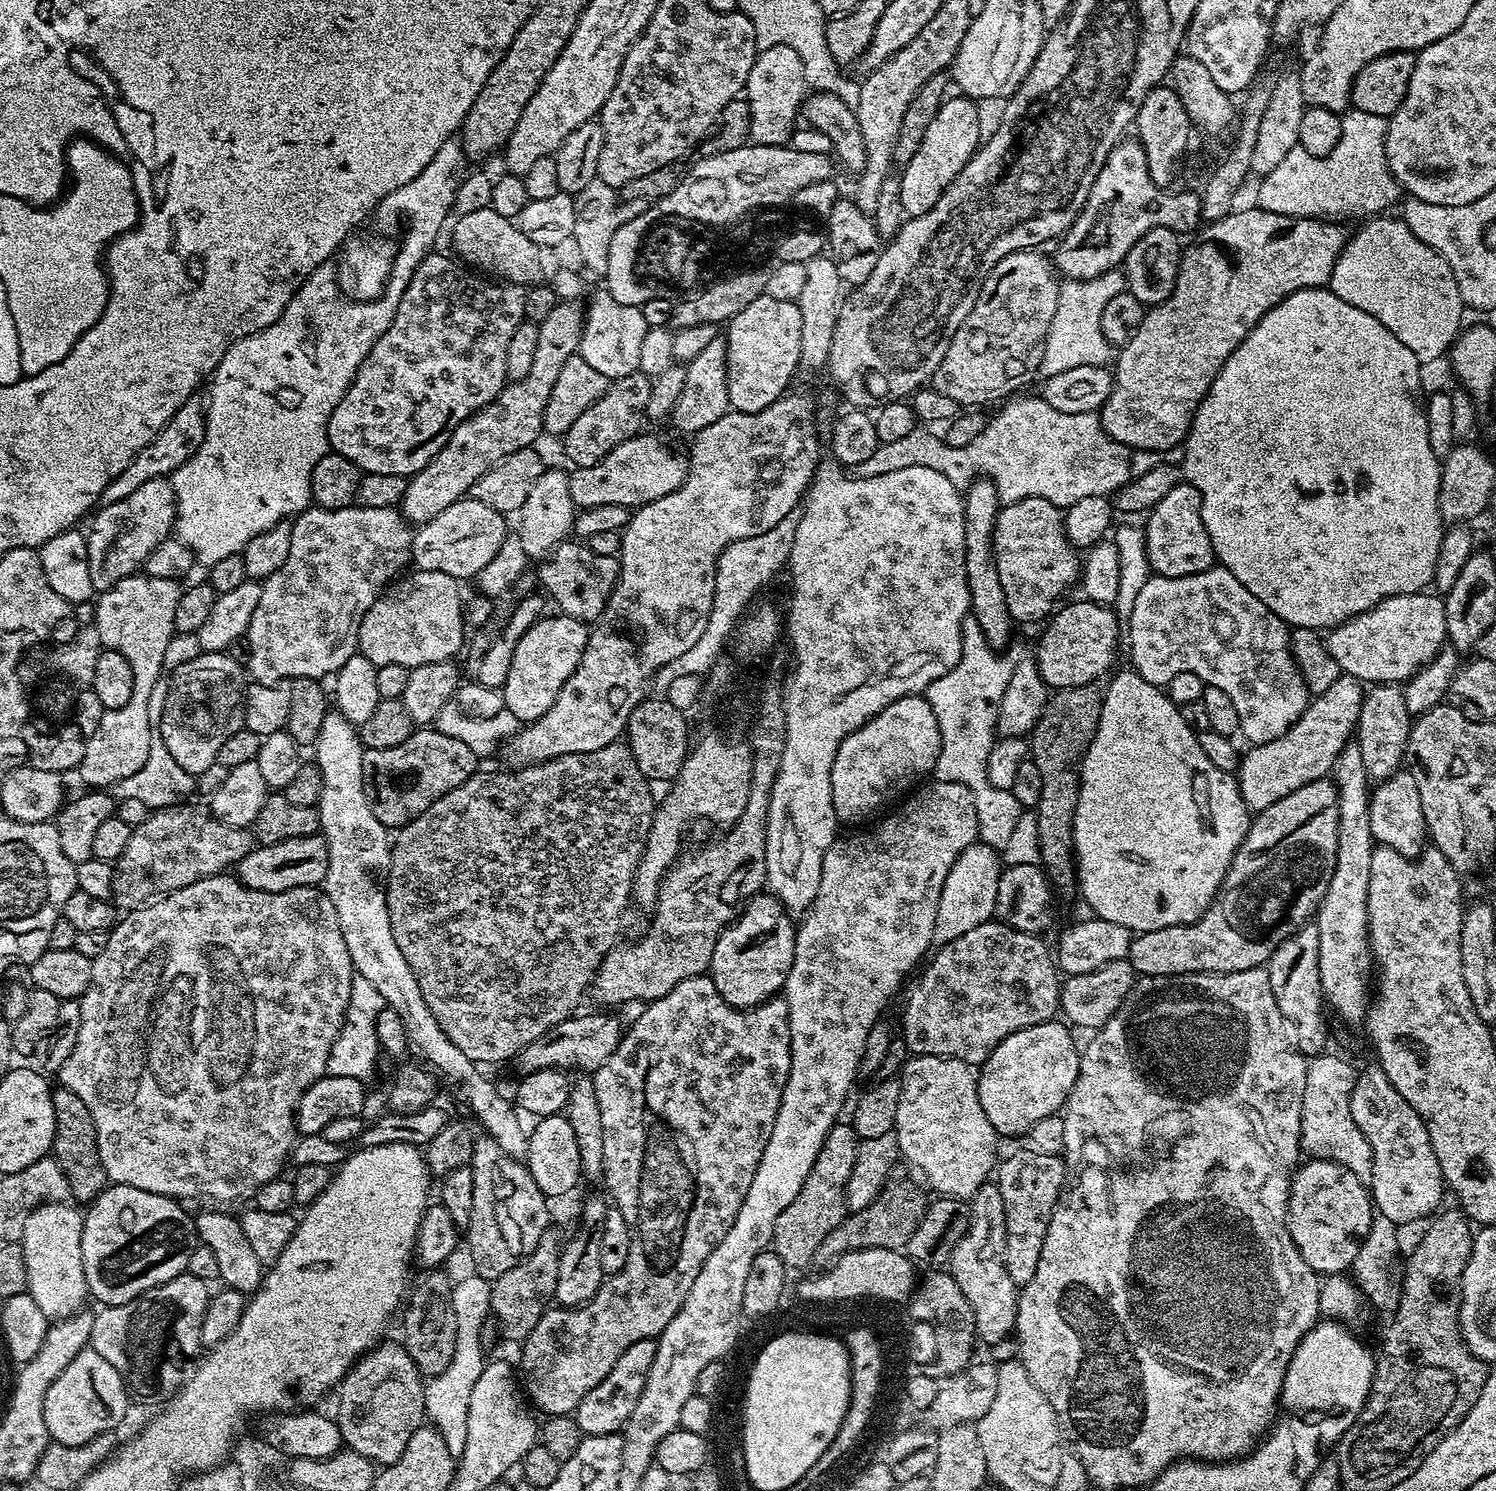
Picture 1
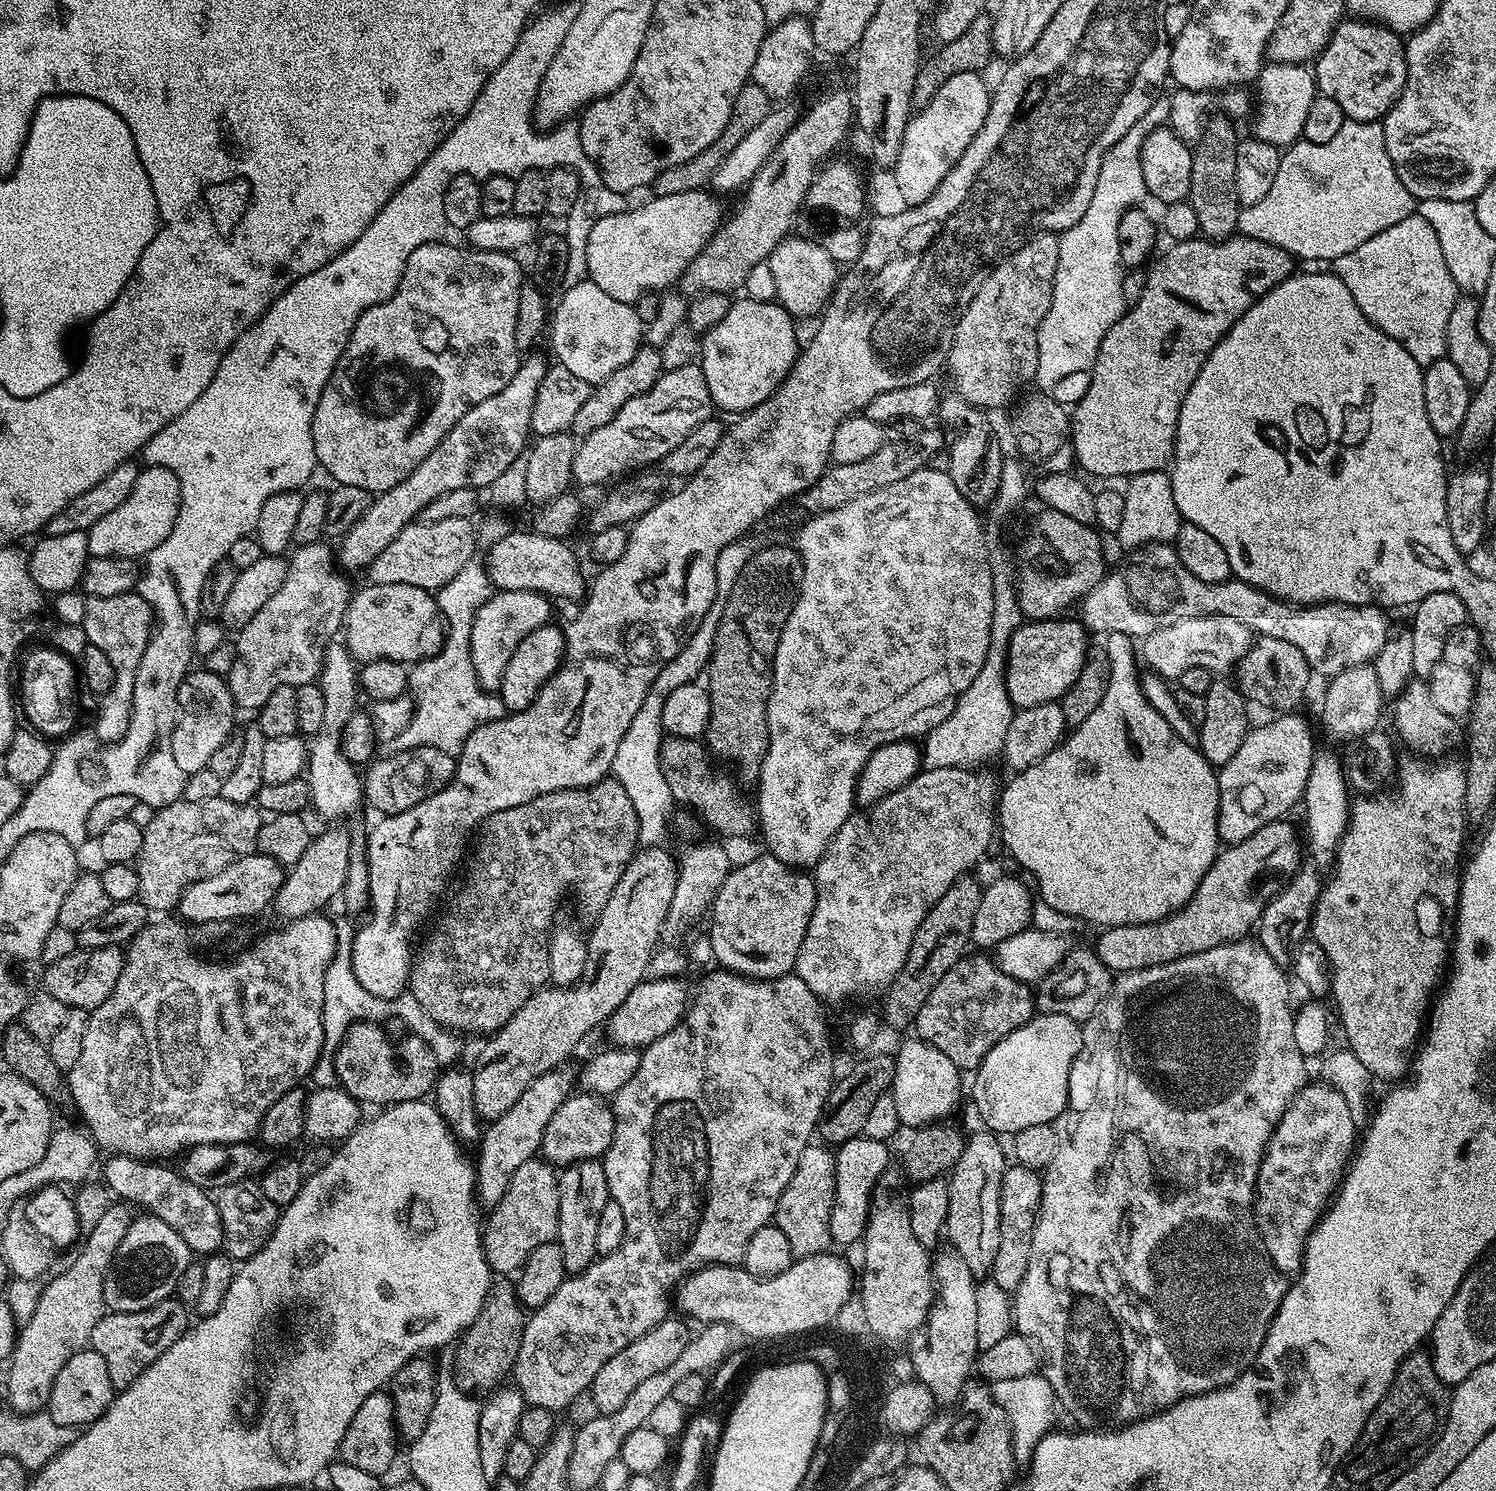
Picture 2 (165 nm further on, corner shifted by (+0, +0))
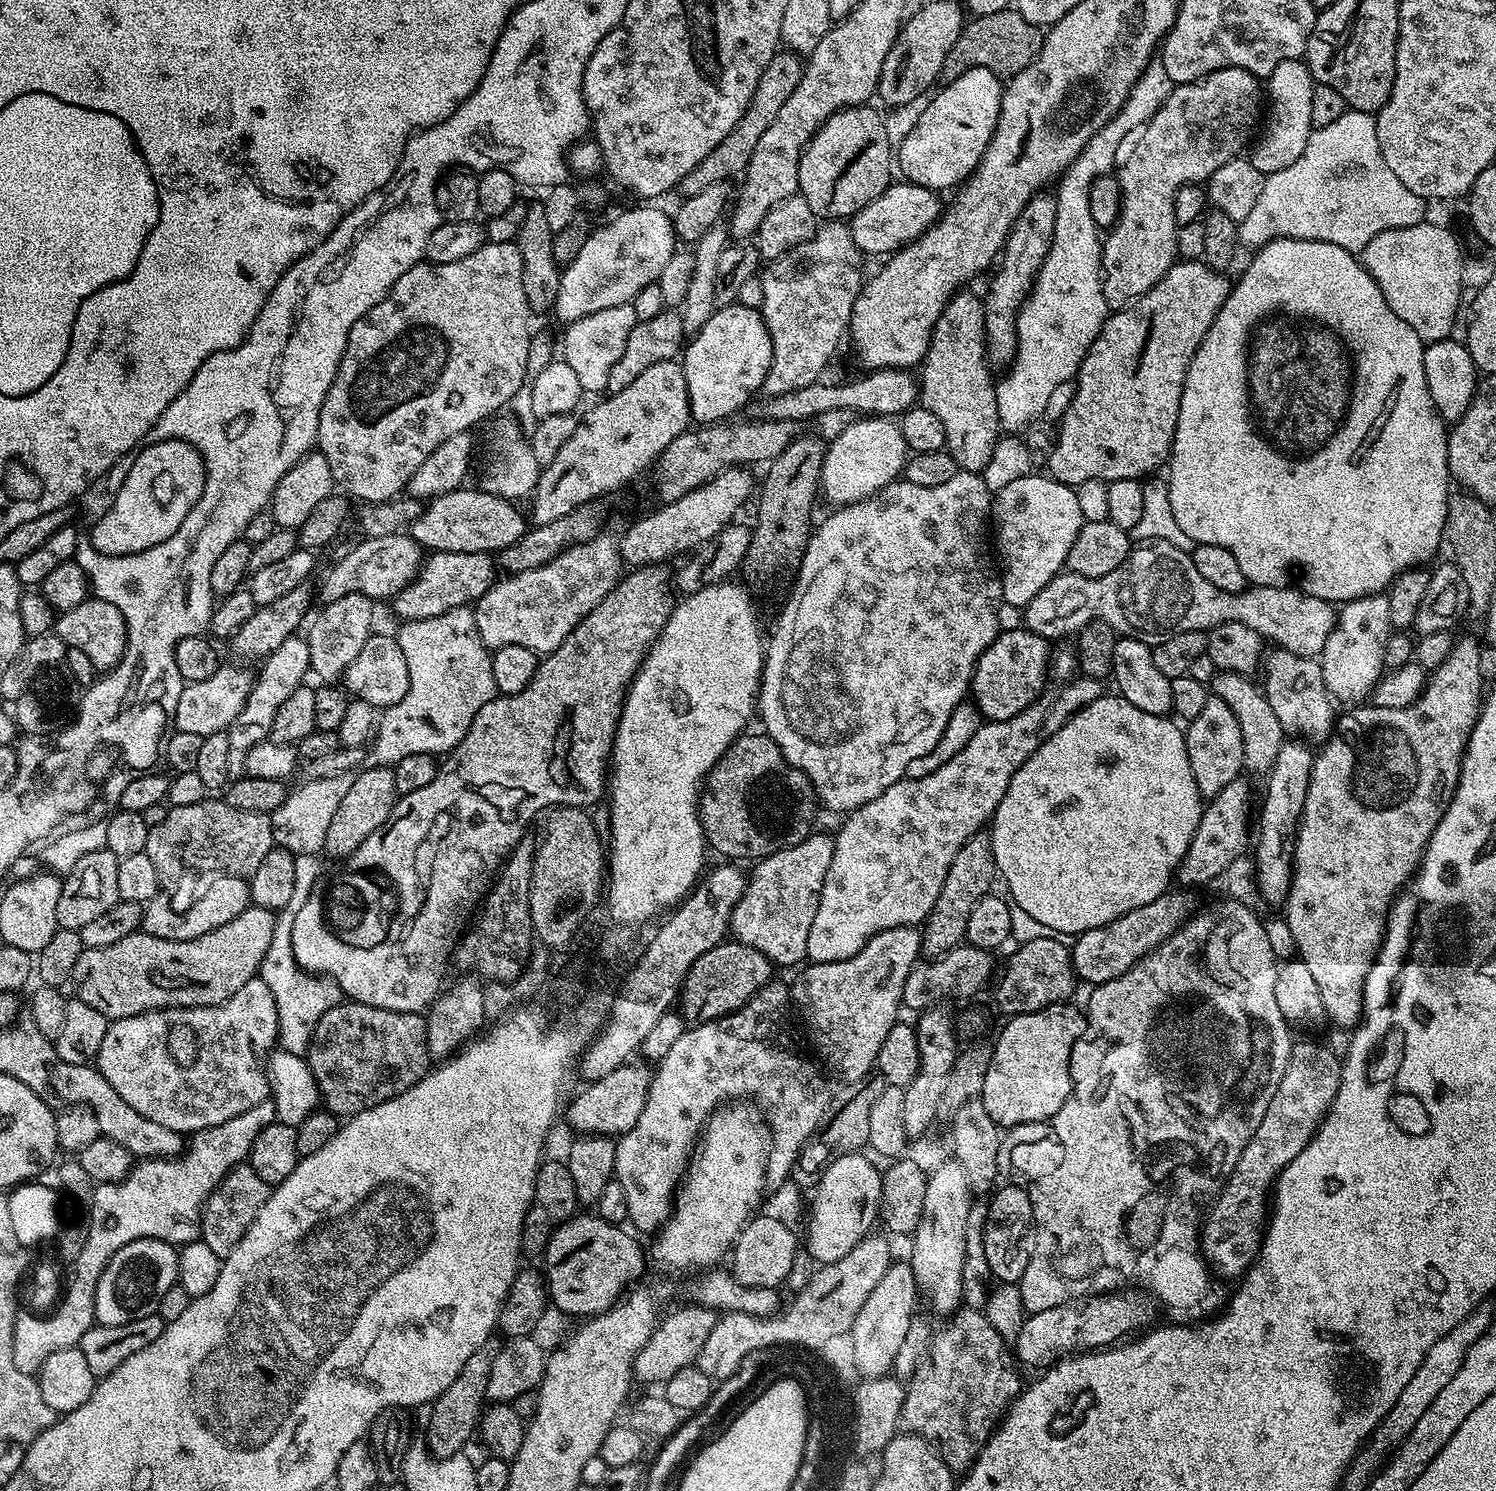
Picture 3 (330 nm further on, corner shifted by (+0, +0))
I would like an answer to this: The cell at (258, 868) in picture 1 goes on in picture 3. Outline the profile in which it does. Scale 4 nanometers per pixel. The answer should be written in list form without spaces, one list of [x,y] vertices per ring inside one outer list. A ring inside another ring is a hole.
[[[213,875],[205,884],[208,885],[205,886],[204,893],[185,912],[175,912],[171,902],[166,898],[167,895],[161,894],[149,900],[144,905],[144,917],[140,923],[143,932],[154,938],[186,942],[190,938],[202,938],[202,934],[210,934],[210,930],[226,926],[226,922],[234,922],[238,914],[242,914],[250,907],[252,895],[245,877]]]

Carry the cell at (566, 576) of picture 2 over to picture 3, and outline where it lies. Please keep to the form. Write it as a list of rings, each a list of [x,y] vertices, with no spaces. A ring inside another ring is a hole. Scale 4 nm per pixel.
[[[432,552],[421,563],[420,572],[394,598],[401,621],[432,618],[452,608],[463,608],[480,600],[498,579],[498,564],[486,552]]]

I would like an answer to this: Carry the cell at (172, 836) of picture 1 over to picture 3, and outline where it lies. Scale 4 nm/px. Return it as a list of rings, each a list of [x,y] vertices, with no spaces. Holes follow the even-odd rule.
[[[227,799],[220,800],[196,800],[193,804],[180,804],[169,807],[166,819],[163,822],[158,822],[158,826],[149,828],[148,837],[146,838],[146,846],[144,853],[150,858],[150,862],[154,862],[154,870],[158,870],[158,878],[161,885],[180,884],[183,880],[188,880],[191,876],[204,876],[203,878],[211,877],[213,874],[218,876],[242,876],[250,878],[254,874],[254,870],[258,870],[258,865],[262,862],[262,858],[266,858],[266,854],[270,854],[270,850],[274,847],[272,842],[272,817],[266,812],[255,812],[254,810],[238,810],[238,806],[230,806]]]

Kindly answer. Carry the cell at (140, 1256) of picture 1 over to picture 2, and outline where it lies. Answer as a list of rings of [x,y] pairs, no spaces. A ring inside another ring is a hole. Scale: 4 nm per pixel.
[[[151,1214],[137,1215],[126,1230],[108,1268],[104,1283],[105,1309],[137,1312],[169,1299],[175,1293],[182,1270],[186,1270],[193,1260],[194,1254],[186,1242],[182,1242],[182,1238],[178,1238],[178,1234],[174,1234],[162,1218]]]

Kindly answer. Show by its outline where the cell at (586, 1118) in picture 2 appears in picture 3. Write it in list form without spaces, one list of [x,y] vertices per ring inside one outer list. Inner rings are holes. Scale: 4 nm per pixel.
[[[629,1062],[618,1070],[610,1070],[610,1074],[591,1081],[584,1086],[588,1088],[582,1089],[580,1093],[577,1091],[571,1097],[566,1106],[566,1120],[568,1116],[568,1124],[573,1128],[573,1133],[619,1138],[629,1132],[634,1122],[638,1122],[638,1114],[642,1114],[642,1106],[646,1106],[646,1094],[653,1073],[653,1069],[647,1063],[636,1063]]]

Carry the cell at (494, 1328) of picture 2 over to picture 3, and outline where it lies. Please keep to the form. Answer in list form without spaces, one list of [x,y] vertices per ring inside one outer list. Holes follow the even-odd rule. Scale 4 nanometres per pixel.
[[[481,1350],[470,1354],[466,1366],[458,1373],[458,1378],[442,1390],[439,1398],[432,1401],[428,1416],[428,1444],[427,1451],[431,1452],[437,1460],[445,1460],[451,1456],[461,1455],[465,1451],[468,1439],[475,1437],[482,1415],[482,1409],[488,1400],[488,1387],[490,1386],[490,1366],[493,1353]]]

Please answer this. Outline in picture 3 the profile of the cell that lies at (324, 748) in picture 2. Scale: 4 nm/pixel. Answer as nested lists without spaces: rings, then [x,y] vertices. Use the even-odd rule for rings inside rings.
[[[355,592],[346,594],[334,602],[323,605],[316,617],[311,617],[307,625],[306,639],[310,650],[310,669],[321,676],[321,681],[336,682],[343,677],[344,672],[358,658],[358,653],[362,651],[362,646],[366,646],[369,636],[373,635],[372,628],[372,608],[374,601],[368,596],[363,596]]]

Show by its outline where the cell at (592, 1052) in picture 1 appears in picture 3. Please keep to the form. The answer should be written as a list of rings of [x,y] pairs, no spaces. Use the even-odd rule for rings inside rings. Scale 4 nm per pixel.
[[[725,942],[706,950],[684,978],[678,1011],[689,1025],[705,1024],[738,1010],[774,976],[774,965],[758,950],[739,942]]]

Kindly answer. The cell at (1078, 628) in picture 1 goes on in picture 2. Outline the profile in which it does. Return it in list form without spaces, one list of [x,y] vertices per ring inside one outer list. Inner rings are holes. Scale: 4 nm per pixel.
[[[1068,618],[1028,620],[1021,623],[1008,640],[1004,674],[1013,709],[1057,702],[1066,694],[1066,690],[1070,690],[1070,686],[1074,686],[1074,678],[1078,678],[1090,651],[1090,633],[1079,619],[1064,619]]]

